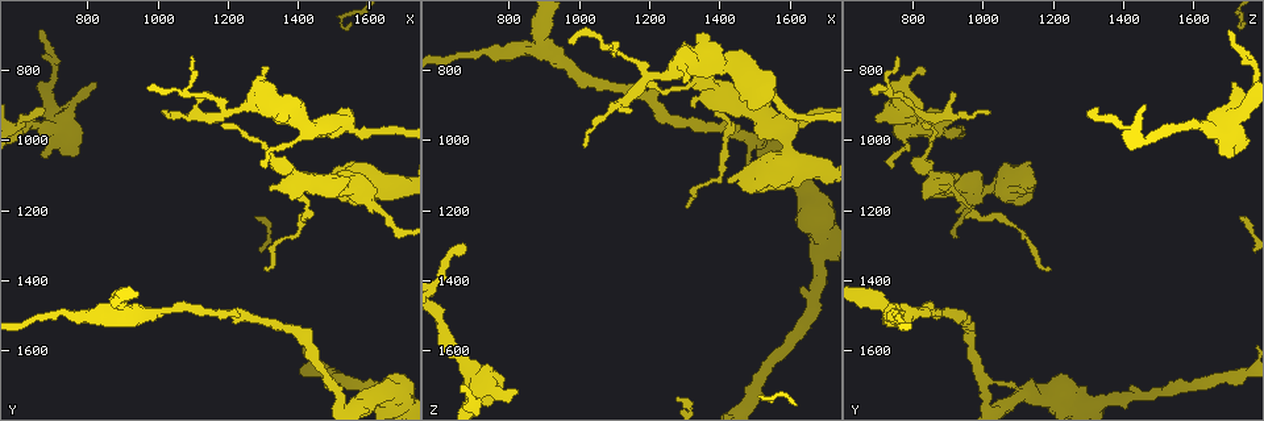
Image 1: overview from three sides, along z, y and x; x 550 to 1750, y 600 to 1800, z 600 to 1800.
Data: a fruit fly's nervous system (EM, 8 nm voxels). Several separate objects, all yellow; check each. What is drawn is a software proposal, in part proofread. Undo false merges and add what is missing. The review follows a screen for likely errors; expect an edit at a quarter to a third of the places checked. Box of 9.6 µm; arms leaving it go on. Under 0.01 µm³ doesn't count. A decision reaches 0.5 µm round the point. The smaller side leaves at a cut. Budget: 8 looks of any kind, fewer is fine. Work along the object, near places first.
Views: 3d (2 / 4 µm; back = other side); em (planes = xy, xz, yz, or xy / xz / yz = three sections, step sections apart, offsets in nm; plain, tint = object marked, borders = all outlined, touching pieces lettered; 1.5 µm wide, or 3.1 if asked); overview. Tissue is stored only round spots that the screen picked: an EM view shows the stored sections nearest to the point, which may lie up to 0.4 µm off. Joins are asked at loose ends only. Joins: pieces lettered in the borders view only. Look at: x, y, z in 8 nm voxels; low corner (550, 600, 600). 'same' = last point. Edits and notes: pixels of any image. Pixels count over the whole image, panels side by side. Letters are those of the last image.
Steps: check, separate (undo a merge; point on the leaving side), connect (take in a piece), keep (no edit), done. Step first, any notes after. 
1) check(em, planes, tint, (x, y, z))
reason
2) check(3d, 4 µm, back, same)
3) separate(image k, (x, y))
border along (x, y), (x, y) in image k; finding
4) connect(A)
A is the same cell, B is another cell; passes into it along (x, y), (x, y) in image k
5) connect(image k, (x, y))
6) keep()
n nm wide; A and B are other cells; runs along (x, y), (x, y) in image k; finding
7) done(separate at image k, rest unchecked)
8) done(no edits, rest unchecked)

check(3d, 2 µm, back, (1330, 1130, 900))
thick end

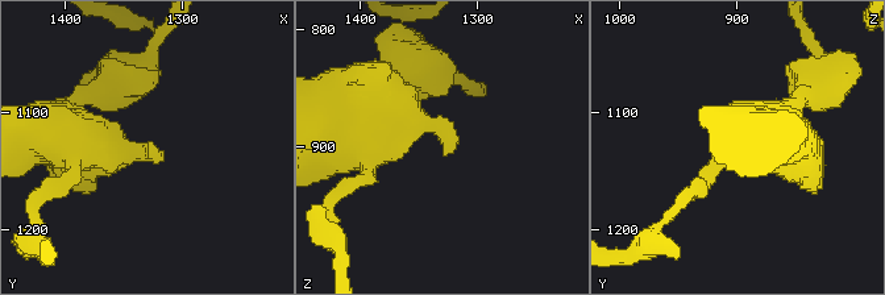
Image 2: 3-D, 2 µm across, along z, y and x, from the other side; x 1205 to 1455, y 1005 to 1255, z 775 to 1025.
check(em, planes, tint, (1330, 1132, 910))

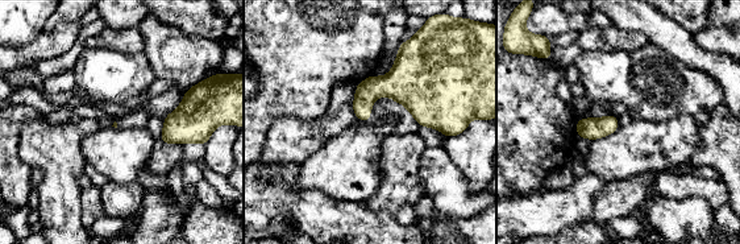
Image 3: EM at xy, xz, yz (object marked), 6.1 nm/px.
check(em, planes, borders, same)
see the neighbours

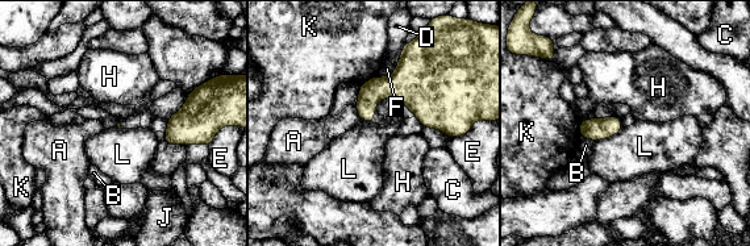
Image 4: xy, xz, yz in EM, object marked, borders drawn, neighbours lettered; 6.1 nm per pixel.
keep()
L touches over 200 nm; A, B, C, D, E, F, H, J, K and L are other cells; no lettered piece goes on from it

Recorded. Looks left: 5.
check(em, xz, step 4, borders, (1180, 940, 830))
abrupt turn

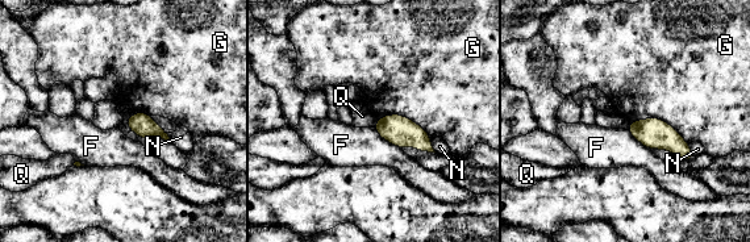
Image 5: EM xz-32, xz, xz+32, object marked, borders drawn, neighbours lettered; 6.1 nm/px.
keep()
110 nm wide; F, G, N and Q are other cells; border along (378, 120), (374, 125) in image 5; one neuron here

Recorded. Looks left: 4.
check(3d, 4 µm, (1300, 1370, 1200))
an open end

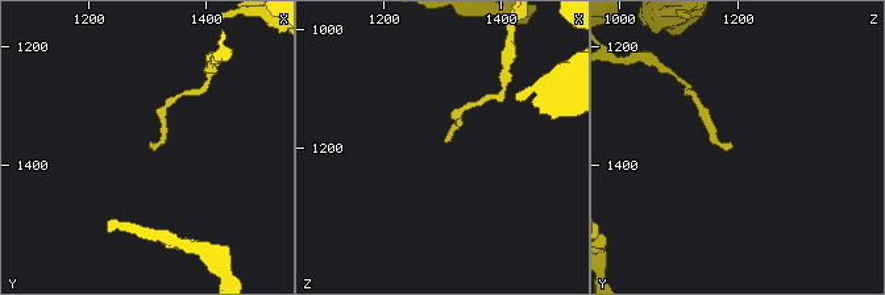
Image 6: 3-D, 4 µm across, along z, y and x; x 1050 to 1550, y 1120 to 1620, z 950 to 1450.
check(em, 3.1 µm, yz, step 8, borders, (1305, 1370, 1190))
shape alone is not enough

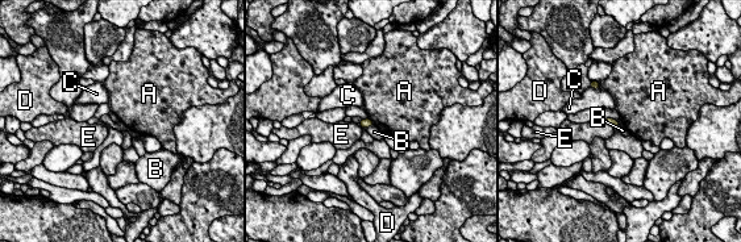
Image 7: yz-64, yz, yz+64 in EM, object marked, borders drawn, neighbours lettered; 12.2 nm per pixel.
keep()
90 nm wide; A, B, C, D and E are other cells; border along (373, 124), (365, 129) in image 7; none of them fits

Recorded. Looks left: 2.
done(no edits, rest unchecked)

